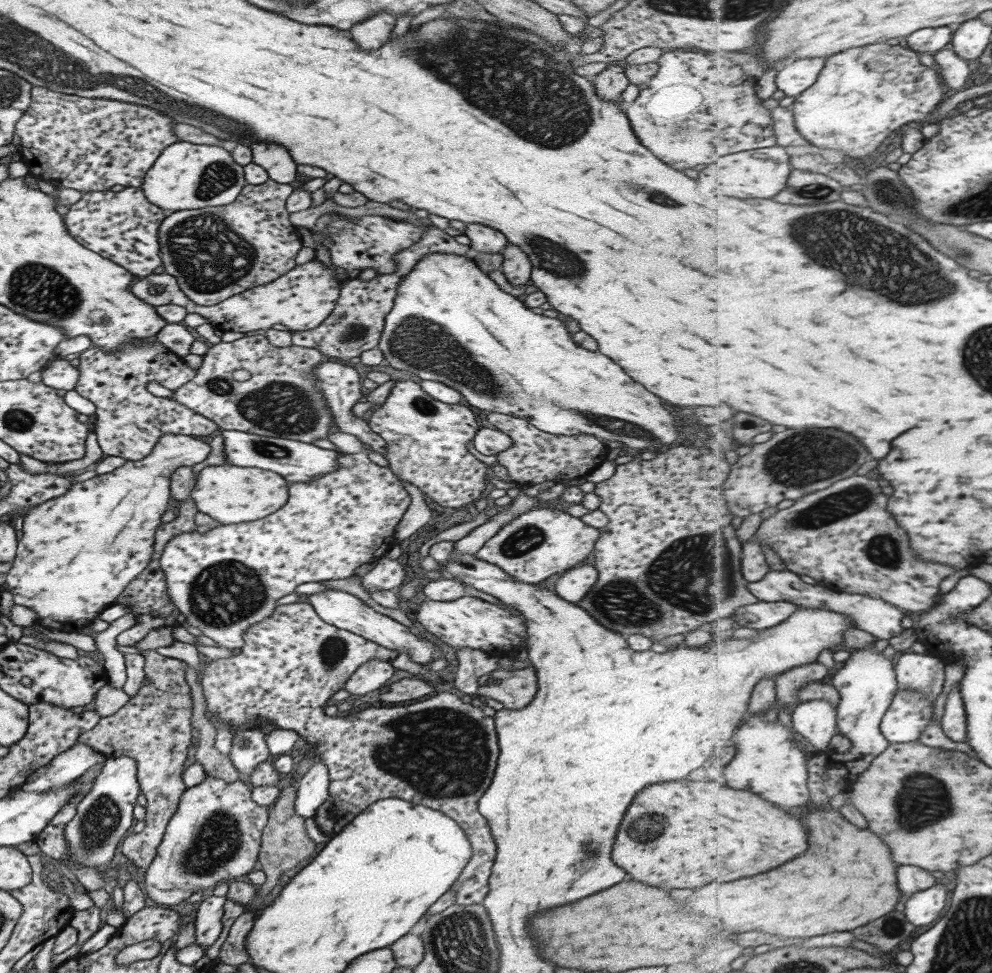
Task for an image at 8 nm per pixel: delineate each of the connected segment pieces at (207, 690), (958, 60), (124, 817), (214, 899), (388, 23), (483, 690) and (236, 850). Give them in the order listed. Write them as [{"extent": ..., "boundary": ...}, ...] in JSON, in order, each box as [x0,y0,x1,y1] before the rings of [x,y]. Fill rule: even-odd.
[{"extent":[200,601,499,904],"boundary":[[[296,601],[284,604],[278,606],[266,620],[244,632],[244,646],[238,655],[207,660],[201,667],[200,682],[206,696],[205,714],[208,711],[218,714],[220,724],[223,722],[234,735],[255,727],[260,729],[258,724],[266,722],[274,724],[276,729],[294,730],[306,742],[301,757],[305,756],[307,762],[322,762],[328,768],[331,796],[312,817],[326,837],[334,837],[354,820],[355,815],[385,798],[401,798],[416,805],[428,806],[453,819],[466,834],[472,857],[457,882],[450,887],[450,892],[456,894],[454,904],[481,904],[488,894],[489,877],[497,853],[487,821],[478,811],[479,798],[493,779],[499,757],[495,718],[486,716],[482,707],[465,703],[449,691],[434,693],[428,699],[407,706],[378,707],[378,716],[372,716],[372,724],[338,722],[324,713],[332,696],[344,688],[348,678],[362,663],[374,658],[390,662],[397,656],[396,650],[388,650],[354,632],[324,622],[309,603]]]},{"extent":[934,46,974,93],"boundary":[[[952,46],[935,53],[934,57],[939,63],[942,76],[946,78],[946,86],[950,86],[953,93],[964,90],[974,73],[970,61],[964,60]]]},{"extent":[64,755,140,870],"boundary":[[[128,755],[107,757],[91,791],[82,797],[74,819],[64,828],[68,860],[94,870],[104,870],[114,858],[120,840],[132,828],[133,810],[140,793],[138,763]]]},{"extent":[194,896,225,952],"boundary":[[[206,896],[196,912],[194,920],[195,944],[204,952],[212,946],[222,934],[222,914],[224,912],[225,896]]]},{"extent":[350,12,396,50],"boundary":[[[380,12],[370,16],[368,20],[354,24],[350,30],[350,38],[358,42],[362,50],[376,50],[380,48],[388,38],[391,38],[391,32],[395,26],[396,18],[392,14]]]},{"extent":[477,665,538,710],"boundary":[[[532,665],[514,670],[496,669],[492,672],[492,684],[478,684],[477,696],[484,695],[502,702],[508,710],[520,710],[536,696],[538,676]]]},{"extent":[144,772,269,907],"boundary":[[[206,772],[204,782],[187,788],[181,796],[157,854],[146,869],[144,892],[148,901],[173,907],[190,898],[194,891],[206,892],[223,882],[252,873],[258,862],[268,815],[269,808],[254,802],[242,780],[226,784]]]}]

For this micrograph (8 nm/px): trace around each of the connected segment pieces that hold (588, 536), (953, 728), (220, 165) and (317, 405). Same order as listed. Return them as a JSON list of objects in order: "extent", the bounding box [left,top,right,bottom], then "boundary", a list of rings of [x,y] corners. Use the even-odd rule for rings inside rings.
[{"extent":[474,507,600,585],"boundary":[[[540,507],[502,525],[502,529],[498,529],[474,555],[502,568],[518,581],[536,585],[553,574],[577,566],[593,552],[598,537],[600,529],[585,524],[580,517],[574,517],[567,511]]]},{"extent":[943,685,968,742],"boundary":[[[960,685],[950,691],[943,716],[943,727],[952,740],[968,742],[968,713]]]},{"extent":[139,140,246,213],"boundary":[[[179,140],[162,150],[156,162],[146,171],[144,182],[139,187],[148,202],[173,213],[232,204],[246,184],[243,166],[233,159],[228,150],[214,144],[192,144]]]},{"extent":[146,335,334,443],"boundary":[[[264,335],[247,336],[234,342],[209,345],[195,378],[176,391],[158,382],[148,382],[146,389],[156,398],[169,399],[209,418],[222,430],[313,443],[328,438],[334,422],[313,376],[313,369],[328,361],[328,356],[314,348],[294,345],[279,348],[269,344]],[[238,370],[246,370],[250,378],[236,380],[234,373]]]}]

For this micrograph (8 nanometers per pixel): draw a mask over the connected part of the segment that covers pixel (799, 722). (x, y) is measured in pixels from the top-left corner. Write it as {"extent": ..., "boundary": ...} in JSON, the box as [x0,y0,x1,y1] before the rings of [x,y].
{"extent":[792,700,841,752],"boundary":[[[830,700],[803,701],[794,708],[792,715],[798,733],[813,744],[818,752],[828,752],[834,737],[841,732],[839,705]]]}

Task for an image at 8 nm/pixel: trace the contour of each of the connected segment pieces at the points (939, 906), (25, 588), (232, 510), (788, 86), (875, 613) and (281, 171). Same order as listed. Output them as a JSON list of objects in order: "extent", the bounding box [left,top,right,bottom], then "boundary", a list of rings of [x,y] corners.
[{"extent":[906,885,950,926],"boundary":[[[937,885],[928,890],[922,890],[911,898],[912,900],[906,904],[906,916],[916,926],[928,926],[928,924],[940,922],[948,906],[950,890],[946,886]]]},{"extent":[3,433,210,633],"boundary":[[[166,433],[166,435],[162,435],[162,437],[158,439],[156,446],[152,449],[152,453],[142,458],[142,460],[127,461],[124,466],[116,468],[112,473],[108,472],[108,474],[102,474],[102,476],[97,475],[85,482],[76,482],[72,484],[64,495],[29,508],[26,514],[24,514],[23,534],[18,543],[16,556],[5,569],[5,575],[3,577],[5,588],[12,594],[14,604],[33,610],[36,616],[38,616],[36,622],[50,630],[73,633],[74,631],[84,628],[84,626],[89,626],[89,624],[92,623],[94,619],[98,618],[104,610],[107,610],[114,604],[118,595],[126,589],[126,586],[130,585],[130,581],[133,581],[134,578],[150,564],[150,559],[152,559],[154,554],[154,533],[156,533],[158,525],[162,524],[162,515],[168,510],[168,500],[170,500],[170,496],[172,496],[172,473],[179,467],[194,467],[196,464],[206,460],[208,455],[210,455],[210,444],[203,441],[201,437]]]},{"extent":[190,464,289,525],"boundary":[[[228,464],[205,467],[196,478],[190,497],[196,508],[220,525],[255,521],[280,510],[288,502],[289,485],[280,474]]]},{"extent":[777,58,827,97],"boundary":[[[803,58],[785,65],[777,78],[778,86],[787,96],[799,97],[818,82],[827,58]]]},{"extent":[750,570,906,640],"boundary":[[[793,570],[772,571],[760,582],[750,583],[750,591],[764,602],[794,602],[800,607],[828,608],[846,614],[852,619],[855,626],[871,633],[882,640],[892,640],[896,636],[902,636],[906,629],[902,626],[904,612],[898,610],[898,606],[865,594],[852,594],[838,588],[826,586],[825,584],[808,584],[800,578],[800,575]]]},{"extent":[252,141,300,185],"boundary":[[[266,141],[252,143],[253,162],[266,169],[270,179],[296,185],[300,178],[296,161],[283,144]]]}]

